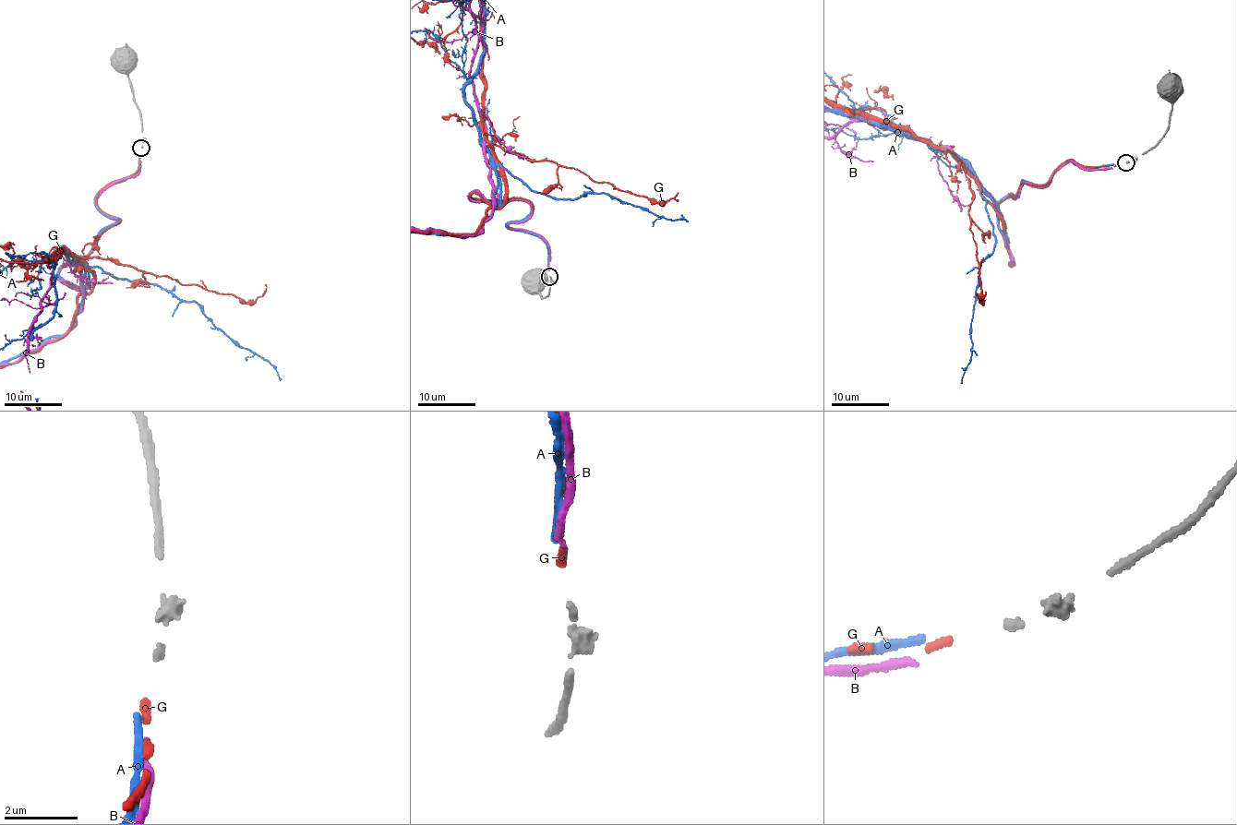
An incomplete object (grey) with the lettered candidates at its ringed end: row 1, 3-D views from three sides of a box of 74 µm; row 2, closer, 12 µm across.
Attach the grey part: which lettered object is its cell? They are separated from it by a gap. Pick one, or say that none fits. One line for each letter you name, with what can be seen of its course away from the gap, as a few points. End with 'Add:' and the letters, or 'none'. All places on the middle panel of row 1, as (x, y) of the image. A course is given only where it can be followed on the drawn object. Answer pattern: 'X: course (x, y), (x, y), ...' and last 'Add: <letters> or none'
Add: G

